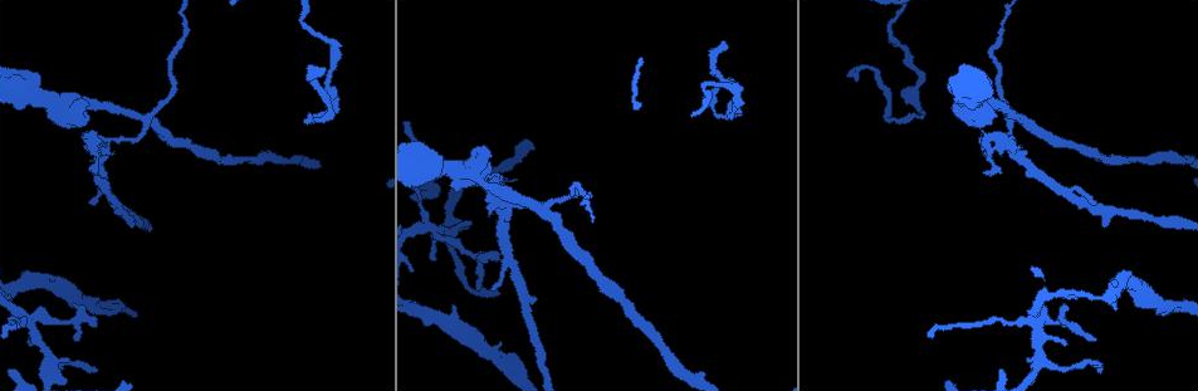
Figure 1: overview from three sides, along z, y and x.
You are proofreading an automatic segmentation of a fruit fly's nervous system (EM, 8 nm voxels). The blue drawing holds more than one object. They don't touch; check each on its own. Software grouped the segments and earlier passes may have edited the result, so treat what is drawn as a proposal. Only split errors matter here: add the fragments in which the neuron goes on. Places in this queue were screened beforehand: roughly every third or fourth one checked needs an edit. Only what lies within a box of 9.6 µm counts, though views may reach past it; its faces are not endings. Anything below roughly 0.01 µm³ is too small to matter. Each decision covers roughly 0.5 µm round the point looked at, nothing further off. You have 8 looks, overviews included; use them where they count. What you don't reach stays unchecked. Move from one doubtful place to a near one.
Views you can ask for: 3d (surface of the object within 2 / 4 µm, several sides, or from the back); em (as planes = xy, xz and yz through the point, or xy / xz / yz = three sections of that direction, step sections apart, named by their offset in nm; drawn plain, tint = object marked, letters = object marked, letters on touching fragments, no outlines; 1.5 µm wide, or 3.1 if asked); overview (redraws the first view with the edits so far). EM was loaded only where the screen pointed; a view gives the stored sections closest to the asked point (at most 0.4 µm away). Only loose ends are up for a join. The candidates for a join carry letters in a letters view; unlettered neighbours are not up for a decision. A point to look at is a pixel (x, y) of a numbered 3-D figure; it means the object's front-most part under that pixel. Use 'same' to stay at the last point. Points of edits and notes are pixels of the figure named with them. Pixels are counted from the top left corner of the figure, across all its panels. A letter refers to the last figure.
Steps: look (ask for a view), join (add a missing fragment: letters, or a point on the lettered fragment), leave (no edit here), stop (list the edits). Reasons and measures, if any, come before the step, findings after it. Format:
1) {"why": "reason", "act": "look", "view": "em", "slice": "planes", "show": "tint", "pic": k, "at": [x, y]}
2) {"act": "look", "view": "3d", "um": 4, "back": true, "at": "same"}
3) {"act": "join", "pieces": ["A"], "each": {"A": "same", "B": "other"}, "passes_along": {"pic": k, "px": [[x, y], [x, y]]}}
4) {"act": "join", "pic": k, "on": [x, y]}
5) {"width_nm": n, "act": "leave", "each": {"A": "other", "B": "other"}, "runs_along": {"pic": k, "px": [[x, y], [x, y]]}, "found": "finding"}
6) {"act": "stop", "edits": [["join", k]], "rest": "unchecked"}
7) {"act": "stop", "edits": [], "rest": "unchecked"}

{"why": "thick end", "act": "look", "view": "em", "slice": "yz", "step": 8, "show": "plain", "pic": 1, "at": [953, 105]}

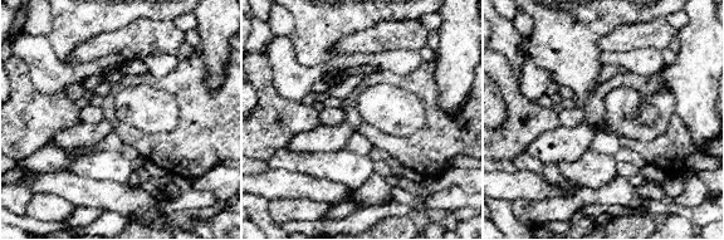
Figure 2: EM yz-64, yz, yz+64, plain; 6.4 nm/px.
{"act": "look", "view": "em", "slice": "yz", "step": 8, "show": "letters", "at": "same"}

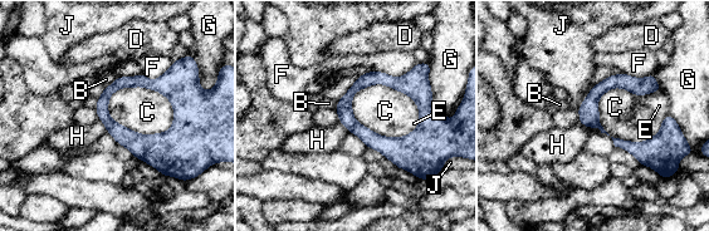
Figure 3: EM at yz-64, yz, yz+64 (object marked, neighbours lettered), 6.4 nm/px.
{"act": "leave", "each": {"B": "other", "C": "other", "D": "other", "E": "other", "F": "other", "G": "other", "H": "other", "J": "other"}, "border": {"pic": 3, "px": [[621, 72], [607, 75], [595, 85]]}, "found": "none of them fits"}

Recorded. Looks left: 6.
{"why": "long arm stops here", "act": "look", "view": "3d", "um": 4, "pic": 1, "at": [722, 40]}

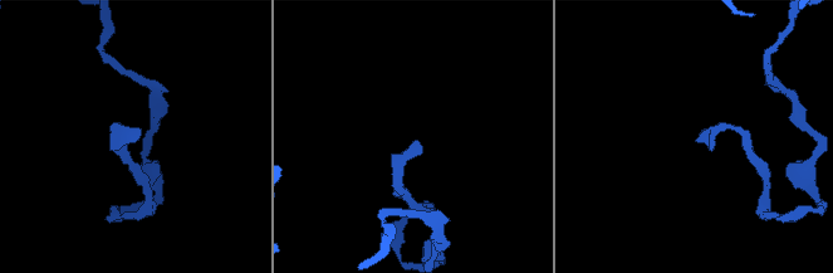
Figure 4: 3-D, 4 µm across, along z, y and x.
{"why": "need the tissue", "act": "look", "view": "em", "slice": "planes", "show": "letters", "pic": 4, "at": [696, 140]}

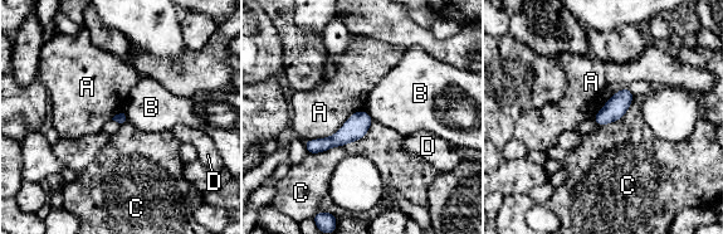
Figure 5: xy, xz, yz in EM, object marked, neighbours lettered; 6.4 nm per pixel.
{"act": "leave", "each": {"A": "other", "B": "other", "C": "other", "D": "other"}, "runs_along": {"pic": 5, "px": [[367, 118], [340, 139], [311, 150]]}, "found": "none of them fits"}

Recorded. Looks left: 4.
{"act": "look", "view": "em", "slice": "planes", "show": "letters", "pic": 1, "at": [496, 258]}

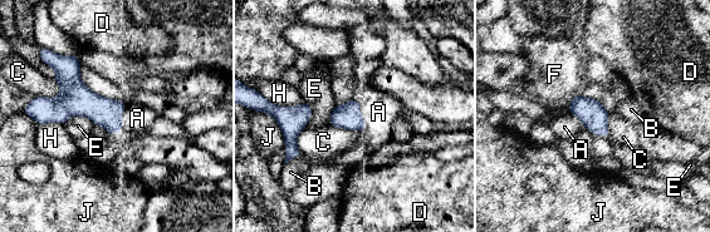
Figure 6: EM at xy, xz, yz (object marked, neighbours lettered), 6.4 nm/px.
{"width_nm": 160, "act": "join", "pieces": ["A"], "each": {"A": "same", "B": "other", "C": "other", "D": "other", "E": "other", "F": "other", "H": "other", "J": "other"}, "found": "the neuron continues"}

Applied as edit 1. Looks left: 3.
{"act": "stop", "edits": [["join", 6]], "rest": "unchecked"}

